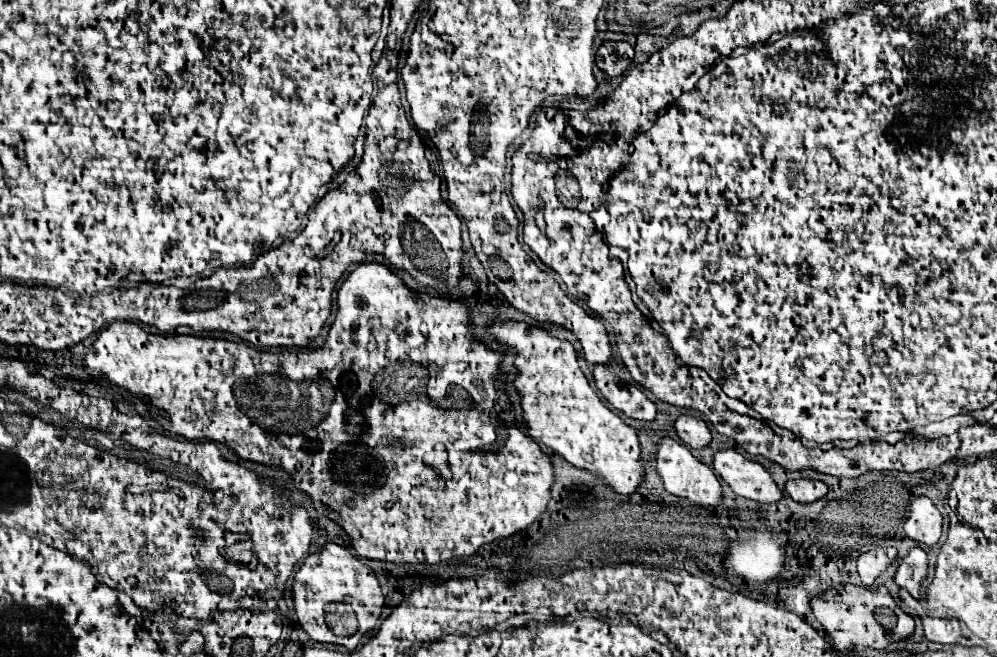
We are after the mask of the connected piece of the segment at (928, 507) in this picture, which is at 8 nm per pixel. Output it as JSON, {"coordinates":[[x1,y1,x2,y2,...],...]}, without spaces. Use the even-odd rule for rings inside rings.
{"coordinates":[[925,495,917,497,909,507,909,519,905,521,905,533,911,539,917,539,927,545,935,545,941,537,943,517,933,505,933,501]]}

